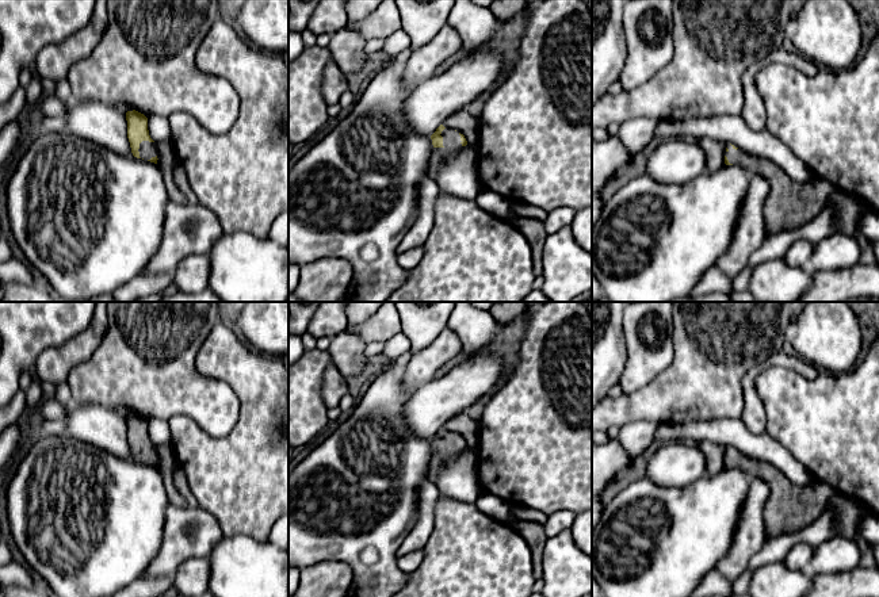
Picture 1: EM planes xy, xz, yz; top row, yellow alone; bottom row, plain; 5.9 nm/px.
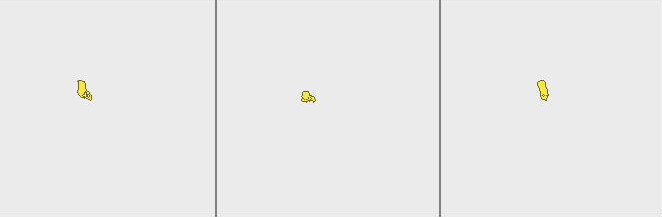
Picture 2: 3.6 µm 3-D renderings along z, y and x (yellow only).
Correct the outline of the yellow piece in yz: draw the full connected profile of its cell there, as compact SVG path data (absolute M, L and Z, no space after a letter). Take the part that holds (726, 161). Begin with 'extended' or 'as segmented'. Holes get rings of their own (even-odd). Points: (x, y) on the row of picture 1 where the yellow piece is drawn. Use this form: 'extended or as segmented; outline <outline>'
extended; outline M731 143L726 148L725 164L741 165L769 181L771 191L764 204L767 236L810 222L837 191L823 179L810 177L796 183L771 160L748 154Z

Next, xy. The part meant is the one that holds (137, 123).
extended; outline M133 110L126 112L126 120L127 138L133 156L157 164L154 141L150 138L148 130L148 118Z

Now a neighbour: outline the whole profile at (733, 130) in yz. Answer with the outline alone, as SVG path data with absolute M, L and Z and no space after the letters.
M718 115L711 118L692 118L684 120L658 120L654 139L712 138L731 143L739 150L768 158L781 168L791 180L805 183L811 177L806 164L799 160L780 139L768 130L752 130L739 115Z

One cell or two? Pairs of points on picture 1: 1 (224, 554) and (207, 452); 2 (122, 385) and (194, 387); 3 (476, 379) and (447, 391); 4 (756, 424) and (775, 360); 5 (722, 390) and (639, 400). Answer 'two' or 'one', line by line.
1: two
2: one
3: one
4: one
5: one

